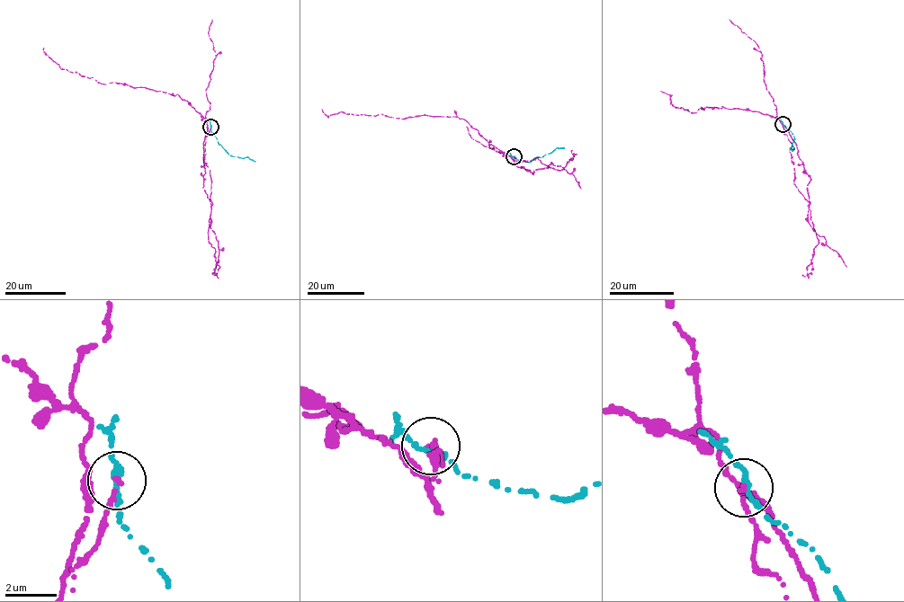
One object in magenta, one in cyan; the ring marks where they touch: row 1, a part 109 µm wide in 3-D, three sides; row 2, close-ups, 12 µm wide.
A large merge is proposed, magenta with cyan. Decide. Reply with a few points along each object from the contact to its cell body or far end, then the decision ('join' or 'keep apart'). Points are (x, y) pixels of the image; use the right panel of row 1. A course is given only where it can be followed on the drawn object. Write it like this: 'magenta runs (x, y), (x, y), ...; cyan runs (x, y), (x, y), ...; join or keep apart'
magenta runs (783, 124), (777, 117), (739, 109), (707, 107), (694, 112), (675, 108), (669, 95), (660, 91); cyan runs (783, 124), (794, 139), (792, 143), (794, 148), (790, 149), (793, 151); keep apart

